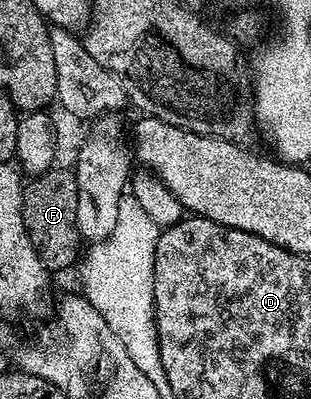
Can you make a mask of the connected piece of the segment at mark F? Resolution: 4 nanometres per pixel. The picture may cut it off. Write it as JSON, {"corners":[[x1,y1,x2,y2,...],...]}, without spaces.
{"corners":[[55,166,49,172,33,177,22,190,22,217,26,234,30,237,40,262,44,262,47,270,54,274,61,268,70,268,73,264,75,267,80,256,80,237,76,226,77,189,73,171,66,169,65,172,61,166]]}

